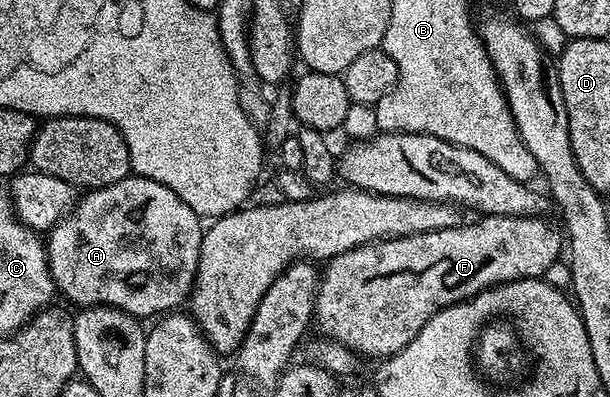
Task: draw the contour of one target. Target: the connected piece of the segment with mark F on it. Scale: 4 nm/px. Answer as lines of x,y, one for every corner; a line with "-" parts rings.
486,214
478,217
478,222
469,222
458,224
451,228
443,228
442,230
432,230
431,232
419,232
418,234
408,234
402,238
381,238
377,242
368,242
362,246
351,248
347,252
343,252
339,256
328,259
323,266
323,277
320,279
317,288
317,309
315,311
315,326
318,326
320,333
327,338
333,338
339,344
361,354
381,354
380,356
388,356
397,354
407,344
411,344
411,340
415,340
415,336
419,336
419,332
423,328
423,324
427,324
427,320
431,320
433,314
437,314
443,308
454,306
457,302
465,302
469,298
473,298
477,294
481,294
484,290
490,290
492,286
501,286
505,282
518,282
524,278
544,279
545,274
557,262
557,257
563,254
563,234
560,229
557,230
549,222
544,222
544,217
528,218
527,216
499,216
498,214

